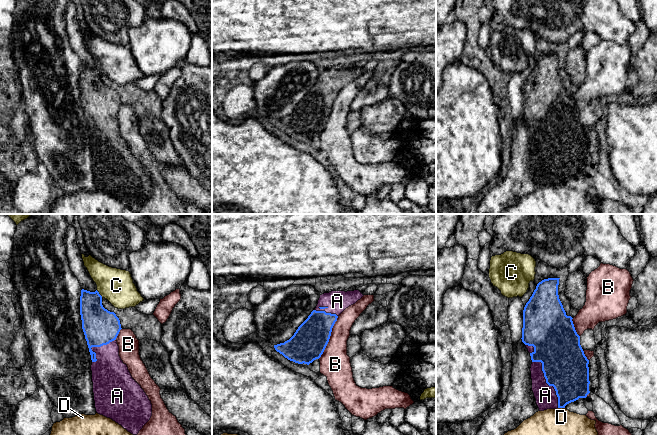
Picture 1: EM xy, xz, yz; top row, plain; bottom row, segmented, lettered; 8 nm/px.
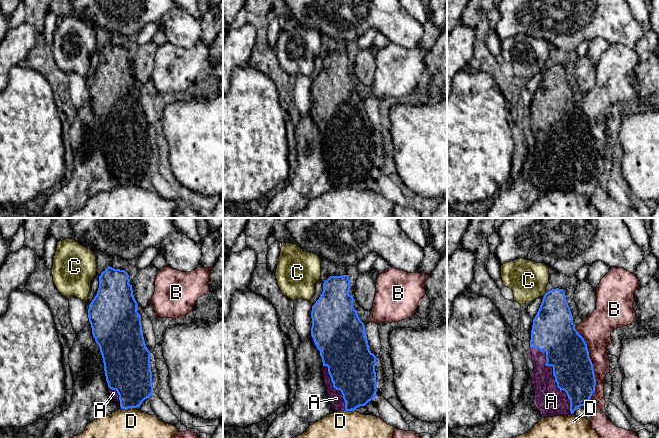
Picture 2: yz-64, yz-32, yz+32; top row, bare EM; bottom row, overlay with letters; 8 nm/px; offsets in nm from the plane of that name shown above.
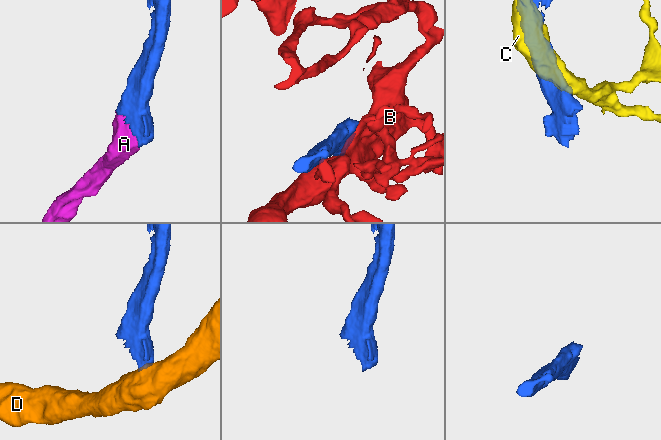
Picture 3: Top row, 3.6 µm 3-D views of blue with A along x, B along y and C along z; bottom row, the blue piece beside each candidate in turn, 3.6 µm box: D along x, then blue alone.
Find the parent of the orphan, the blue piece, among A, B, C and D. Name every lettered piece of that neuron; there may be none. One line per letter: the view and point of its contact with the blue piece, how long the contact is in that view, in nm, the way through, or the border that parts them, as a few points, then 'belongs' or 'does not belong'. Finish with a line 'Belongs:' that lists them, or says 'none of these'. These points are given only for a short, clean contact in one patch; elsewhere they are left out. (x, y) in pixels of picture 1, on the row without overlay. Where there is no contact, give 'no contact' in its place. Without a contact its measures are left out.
A: contact yz (546, 158); length 440 nm; belongs
B: contact xz (329, 113); length 380 nm; does not belong
C: contact xy (99, 70); length 80 nm; border xy (96, 66), (102, 73); does not belong
D: contact yz (561, 183); length 60 nm; border yz (558, 183), (564, 184); does not belong
Belongs: A

